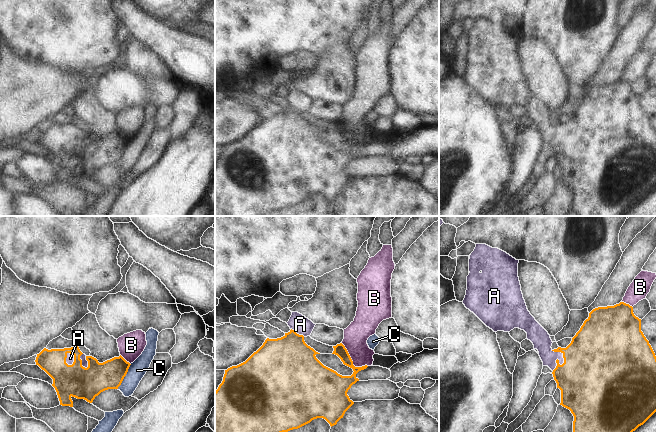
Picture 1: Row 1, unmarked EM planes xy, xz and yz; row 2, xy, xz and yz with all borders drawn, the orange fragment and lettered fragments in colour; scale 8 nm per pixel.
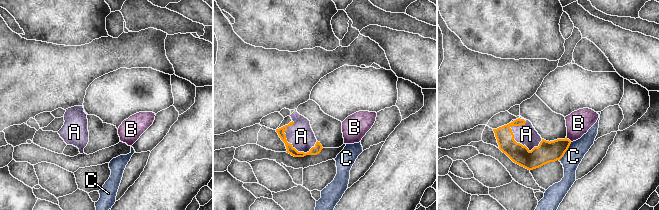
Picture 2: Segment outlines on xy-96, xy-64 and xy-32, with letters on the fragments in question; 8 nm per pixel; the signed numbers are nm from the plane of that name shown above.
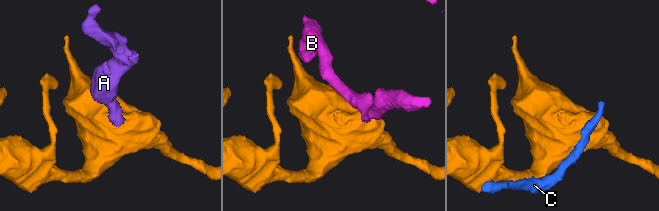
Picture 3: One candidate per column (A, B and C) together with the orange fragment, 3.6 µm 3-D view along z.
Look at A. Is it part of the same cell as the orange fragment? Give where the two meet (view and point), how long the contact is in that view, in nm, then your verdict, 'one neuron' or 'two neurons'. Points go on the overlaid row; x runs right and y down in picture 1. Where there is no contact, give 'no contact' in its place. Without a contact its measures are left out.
meets orange in yz at (563, 363); contact 170 nm long; one neuron

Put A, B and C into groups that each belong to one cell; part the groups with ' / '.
A / B / C

